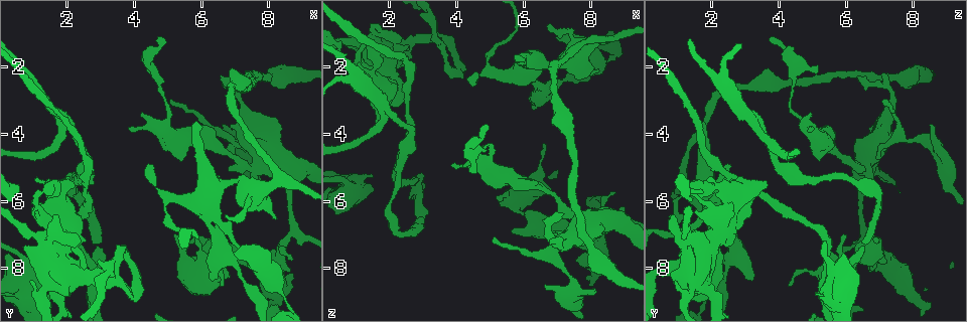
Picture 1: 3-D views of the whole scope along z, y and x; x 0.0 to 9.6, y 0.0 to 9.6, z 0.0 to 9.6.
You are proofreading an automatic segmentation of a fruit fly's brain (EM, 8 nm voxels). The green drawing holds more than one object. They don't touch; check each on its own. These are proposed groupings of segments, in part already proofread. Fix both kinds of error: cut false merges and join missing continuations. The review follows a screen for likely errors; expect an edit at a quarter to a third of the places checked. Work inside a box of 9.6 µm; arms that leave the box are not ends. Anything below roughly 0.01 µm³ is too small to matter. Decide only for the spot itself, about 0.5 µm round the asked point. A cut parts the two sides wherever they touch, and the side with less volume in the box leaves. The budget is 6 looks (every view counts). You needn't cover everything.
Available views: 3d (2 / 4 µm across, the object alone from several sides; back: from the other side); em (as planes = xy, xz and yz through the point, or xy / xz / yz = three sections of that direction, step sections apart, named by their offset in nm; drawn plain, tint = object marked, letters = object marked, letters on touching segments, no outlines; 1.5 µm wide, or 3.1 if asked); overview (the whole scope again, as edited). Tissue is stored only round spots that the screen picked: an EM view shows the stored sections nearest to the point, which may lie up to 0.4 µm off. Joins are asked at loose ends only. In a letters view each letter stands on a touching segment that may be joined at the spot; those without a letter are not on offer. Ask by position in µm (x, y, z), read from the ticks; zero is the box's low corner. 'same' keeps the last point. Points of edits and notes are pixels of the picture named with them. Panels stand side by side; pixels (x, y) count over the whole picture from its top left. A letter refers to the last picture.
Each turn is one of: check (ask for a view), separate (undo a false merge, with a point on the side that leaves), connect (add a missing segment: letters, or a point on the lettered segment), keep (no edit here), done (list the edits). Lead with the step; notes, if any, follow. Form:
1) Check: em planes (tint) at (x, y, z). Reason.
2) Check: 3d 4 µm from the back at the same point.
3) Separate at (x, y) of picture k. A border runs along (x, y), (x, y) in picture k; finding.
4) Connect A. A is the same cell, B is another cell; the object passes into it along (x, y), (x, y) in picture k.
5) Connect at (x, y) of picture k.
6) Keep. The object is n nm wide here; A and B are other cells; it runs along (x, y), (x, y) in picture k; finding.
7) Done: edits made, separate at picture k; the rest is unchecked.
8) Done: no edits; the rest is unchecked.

Check: em planes (letters) at (6.95, 2.25, 6.30). Free end.

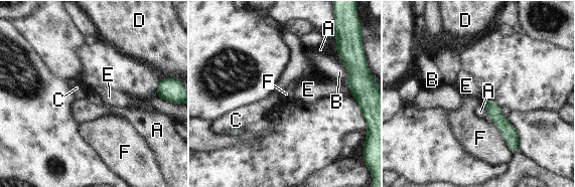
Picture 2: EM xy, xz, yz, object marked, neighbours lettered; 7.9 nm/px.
Keep. A, B, C, D, E and F are other cells; a border runs along (488, 118), (513, 153) in picture 2; no lettered segment goes on from it.

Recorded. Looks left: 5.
Check: em yz step 4 (letters) at (4.95, 1.15, 3.75). Free end.

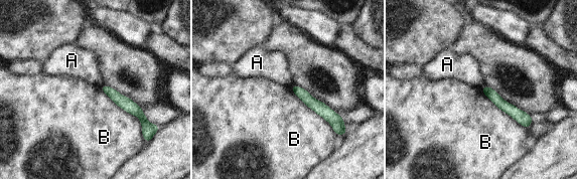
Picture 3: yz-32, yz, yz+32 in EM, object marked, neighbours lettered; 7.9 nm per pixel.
Check: em planes (letters) at the same point.

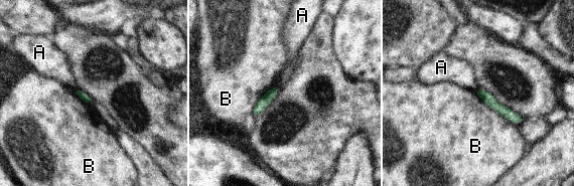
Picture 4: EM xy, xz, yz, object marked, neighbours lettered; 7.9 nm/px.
Keep. The longest contact is with B, 420 nm; A and B are other cells; a border runs along (78, 87), (74, 90) in picture 4; no lettered segment goes on from it.

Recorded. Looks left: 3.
Check: 3d 2 µm at (8.30, 6.55, 2.05).

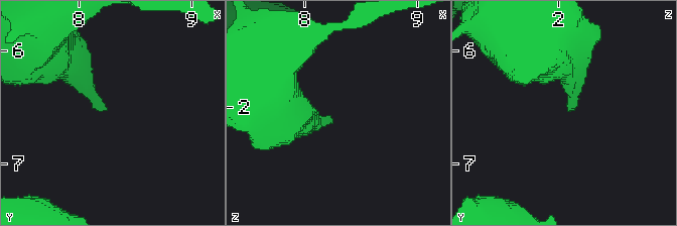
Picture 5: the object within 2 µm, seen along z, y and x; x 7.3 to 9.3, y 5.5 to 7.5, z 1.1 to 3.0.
Check: em planes (letters) at (8.24, 6.48, 2.08). Need the tissue.

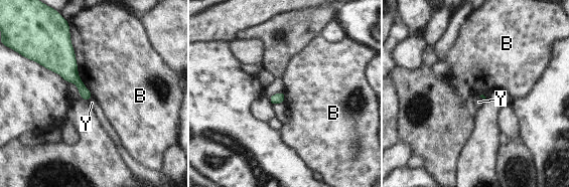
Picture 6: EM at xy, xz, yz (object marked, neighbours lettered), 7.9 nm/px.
Keep. B and Y are other cells; a border runs along (68, 27), (79, 77), (93, 96) in picture 6; none of them fits.

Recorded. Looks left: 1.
Done: no edits; the rest is unchecked.

